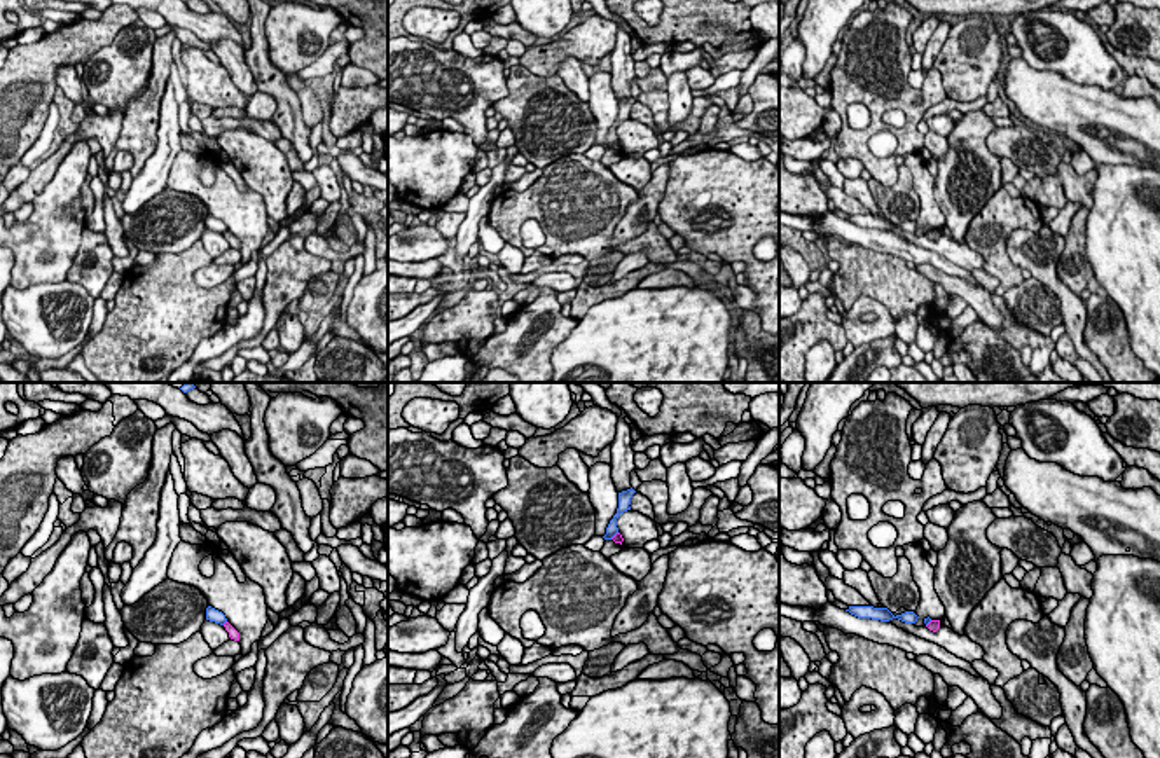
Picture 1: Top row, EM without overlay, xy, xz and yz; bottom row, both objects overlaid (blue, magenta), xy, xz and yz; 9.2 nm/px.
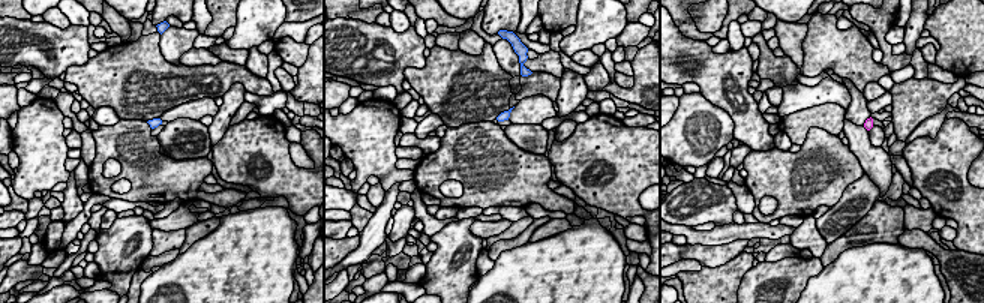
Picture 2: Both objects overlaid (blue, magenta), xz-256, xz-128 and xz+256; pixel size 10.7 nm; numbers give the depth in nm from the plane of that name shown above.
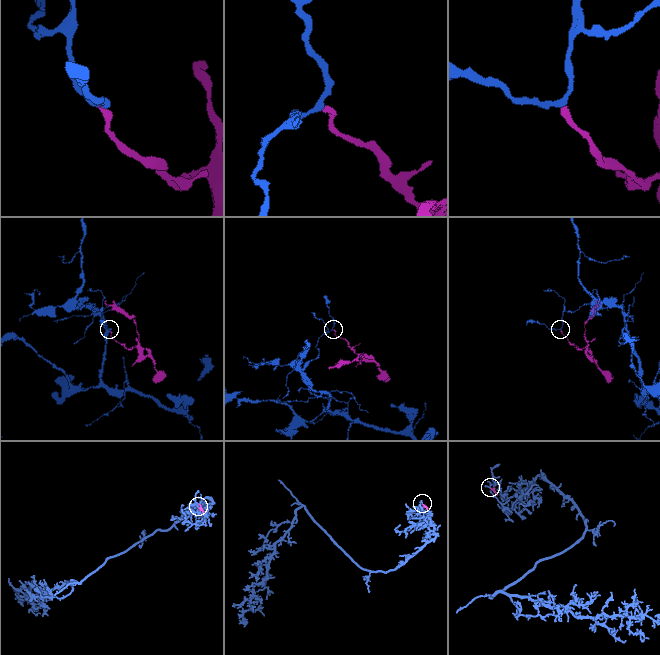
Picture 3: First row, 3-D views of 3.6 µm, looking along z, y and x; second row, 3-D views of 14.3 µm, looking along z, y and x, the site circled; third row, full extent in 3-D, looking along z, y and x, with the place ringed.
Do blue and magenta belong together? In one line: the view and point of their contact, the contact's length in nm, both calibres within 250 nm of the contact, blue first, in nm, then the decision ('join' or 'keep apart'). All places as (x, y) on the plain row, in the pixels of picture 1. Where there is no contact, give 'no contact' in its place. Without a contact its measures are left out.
meets blue in xz at (614, 144); contact 110 nm long; 120 nm thick on the blue side, 90 nm on the other; keep apart

